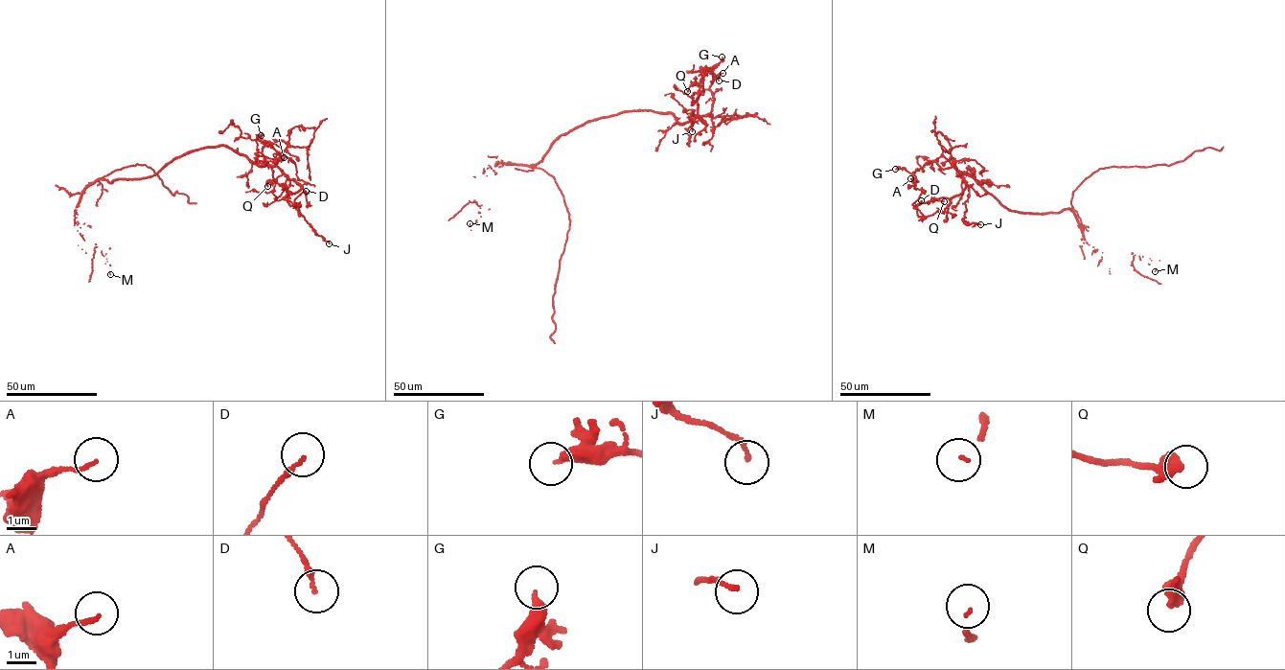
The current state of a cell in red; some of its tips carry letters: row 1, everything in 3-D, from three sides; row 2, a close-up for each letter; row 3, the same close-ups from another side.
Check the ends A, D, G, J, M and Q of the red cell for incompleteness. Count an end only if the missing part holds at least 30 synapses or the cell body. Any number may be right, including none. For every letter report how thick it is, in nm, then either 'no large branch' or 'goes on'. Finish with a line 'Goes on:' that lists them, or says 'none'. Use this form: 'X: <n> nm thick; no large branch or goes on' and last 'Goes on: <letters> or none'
A: 130 nm thick; no large branch
D: 170 nm thick; no large branch
G: 360 nm thick; no large branch
J: 150 nm thick; no large branch
M: 70 nm thick; no large branch
Q: 500 nm thick; no large branch
Goes on: none

